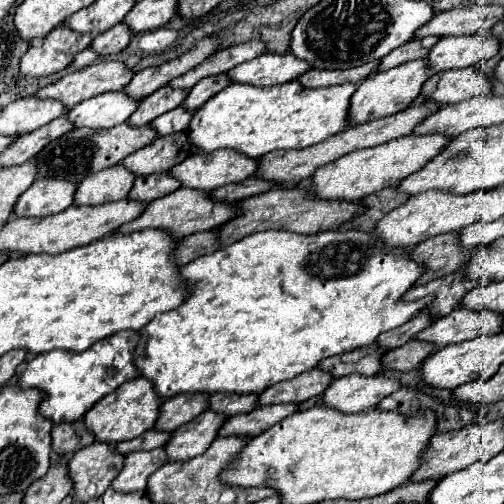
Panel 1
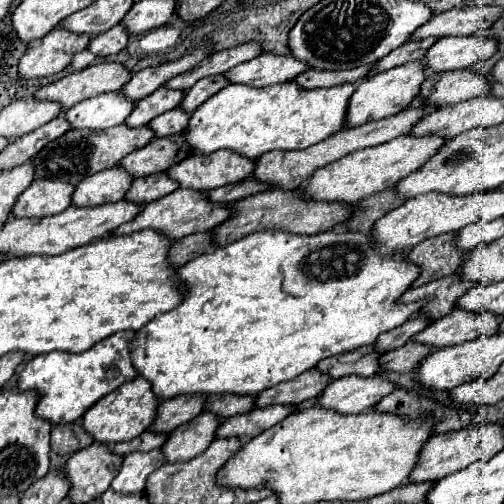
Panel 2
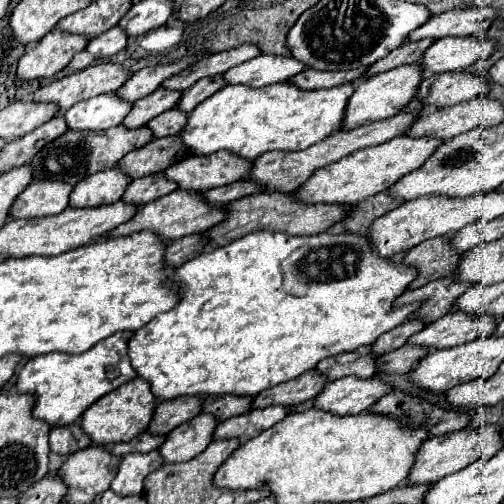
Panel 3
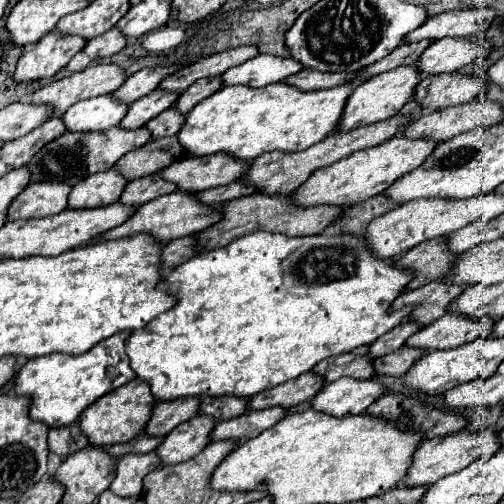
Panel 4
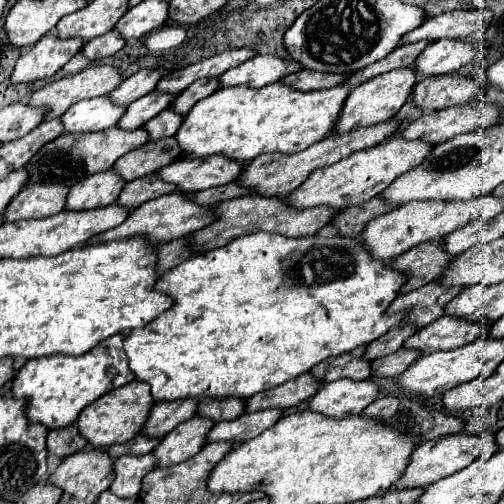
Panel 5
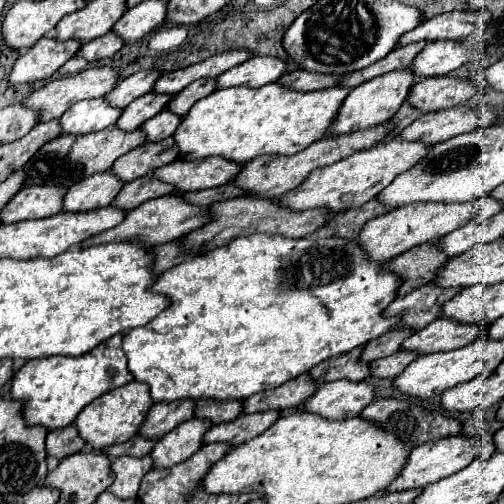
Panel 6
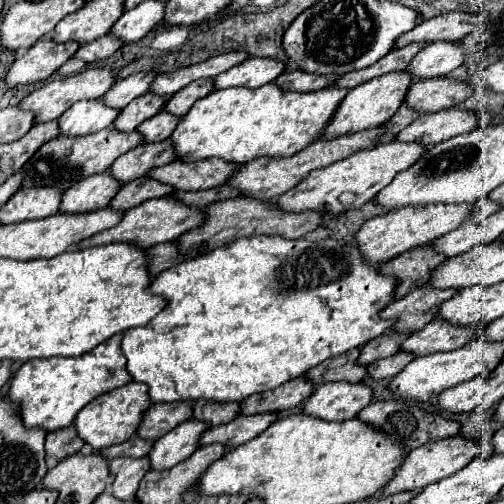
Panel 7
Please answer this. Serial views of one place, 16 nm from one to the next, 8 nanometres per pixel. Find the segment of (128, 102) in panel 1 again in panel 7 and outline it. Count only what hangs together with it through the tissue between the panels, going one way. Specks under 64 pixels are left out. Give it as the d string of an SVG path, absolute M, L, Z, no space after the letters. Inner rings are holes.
M100 98L76 102L58 118L60 136L78 138L78 136L88 136L88 134L100 132L100 130L108 128L116 116L118 116L118 110L104 106Z

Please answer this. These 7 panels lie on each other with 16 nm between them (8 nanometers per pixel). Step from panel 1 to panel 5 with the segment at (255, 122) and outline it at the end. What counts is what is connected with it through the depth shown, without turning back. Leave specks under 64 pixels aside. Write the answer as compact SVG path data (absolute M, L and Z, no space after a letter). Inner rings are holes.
M280 82L250 90L248 86L220 88L196 102L176 132L184 158L196 160L222 154L236 162L250 162L260 154L294 154L322 140L336 122L336 116L350 94L350 88L334 86L316 92L298 92Z

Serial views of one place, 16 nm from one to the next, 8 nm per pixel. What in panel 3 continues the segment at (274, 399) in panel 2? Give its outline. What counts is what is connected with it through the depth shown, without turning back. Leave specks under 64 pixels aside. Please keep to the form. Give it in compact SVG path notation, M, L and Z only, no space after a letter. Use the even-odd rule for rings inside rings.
M306 372L304 376L290 380L286 384L278 384L268 392L260 392L252 398L252 408L268 408L268 406L298 406L304 400L314 398L326 384L326 378L318 372Z

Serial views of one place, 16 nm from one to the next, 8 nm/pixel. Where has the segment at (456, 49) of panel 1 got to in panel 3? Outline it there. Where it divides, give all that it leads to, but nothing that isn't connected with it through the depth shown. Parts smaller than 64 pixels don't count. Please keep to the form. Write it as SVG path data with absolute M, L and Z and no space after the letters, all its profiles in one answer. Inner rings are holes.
M440 38L428 48L420 60L424 74L442 74L460 70L476 60L488 58L494 52L494 44L474 38Z

